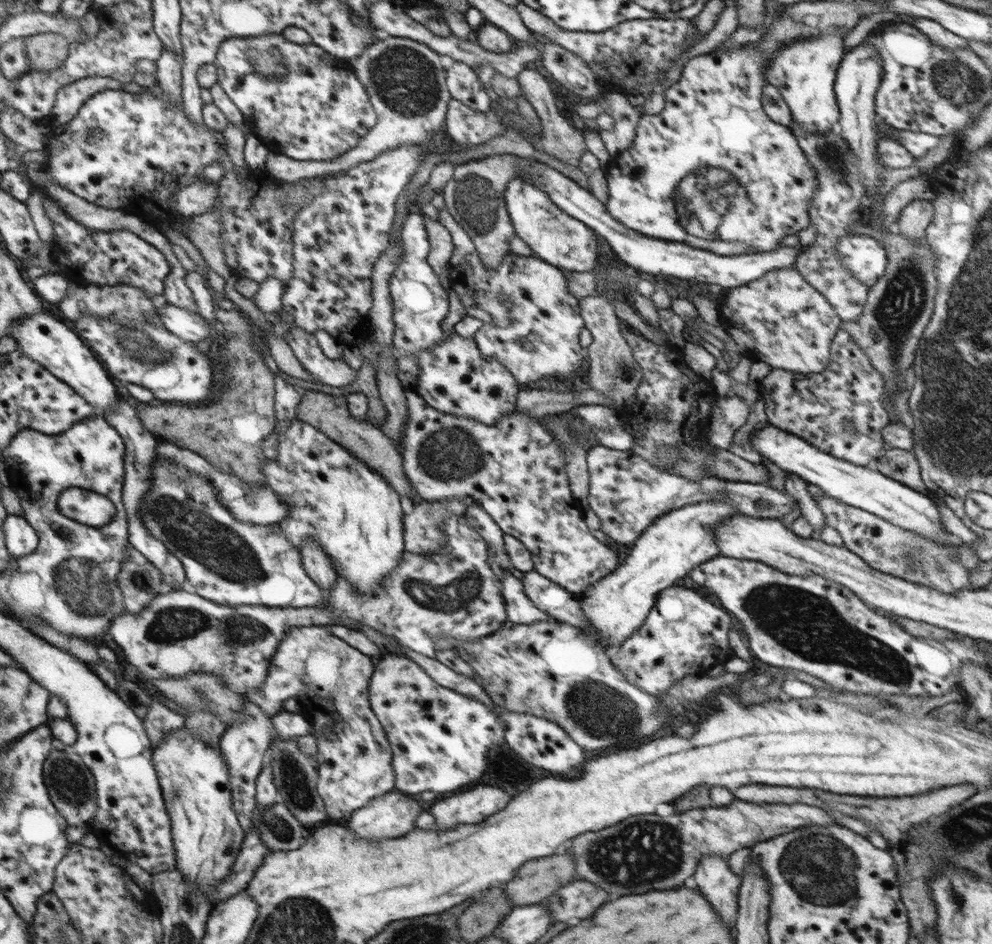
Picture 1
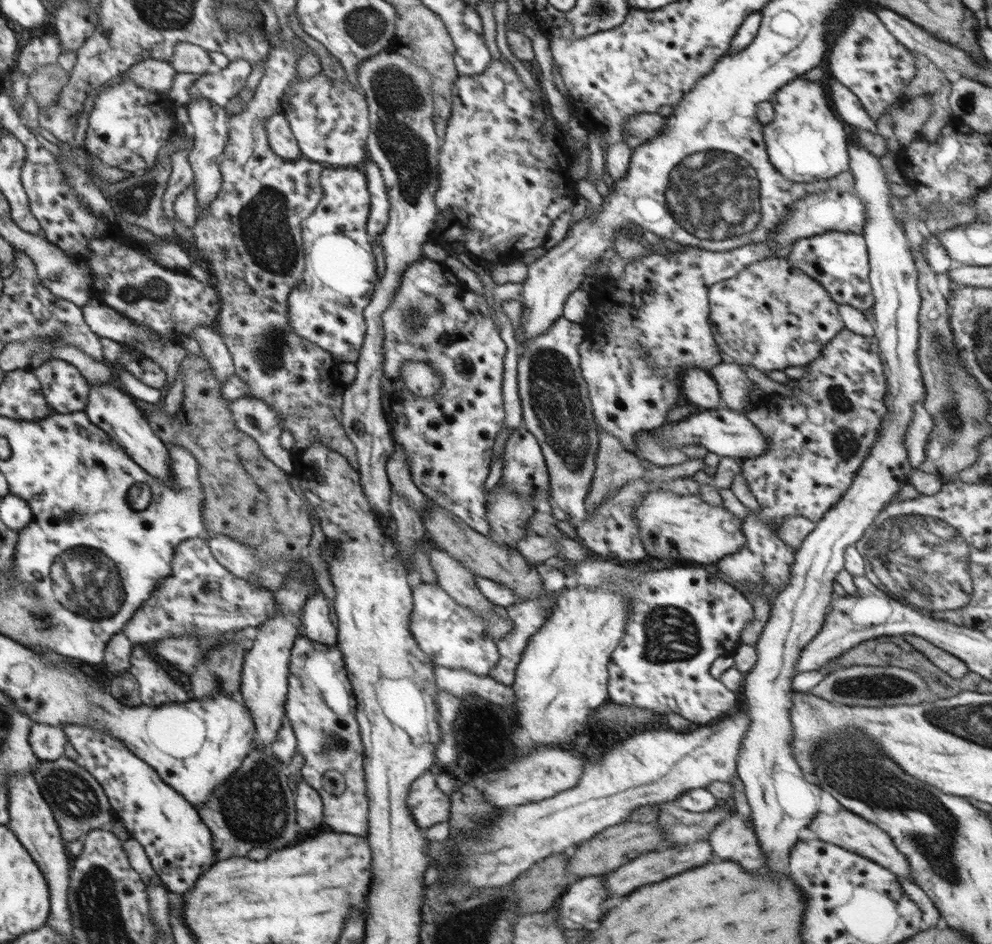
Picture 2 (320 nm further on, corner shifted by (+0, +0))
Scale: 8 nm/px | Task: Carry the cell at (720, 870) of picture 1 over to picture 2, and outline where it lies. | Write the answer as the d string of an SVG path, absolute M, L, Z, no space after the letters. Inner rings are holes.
M735 813L712 832L712 852L722 860L734 860L748 872L766 866L766 854L758 846L752 819Z

